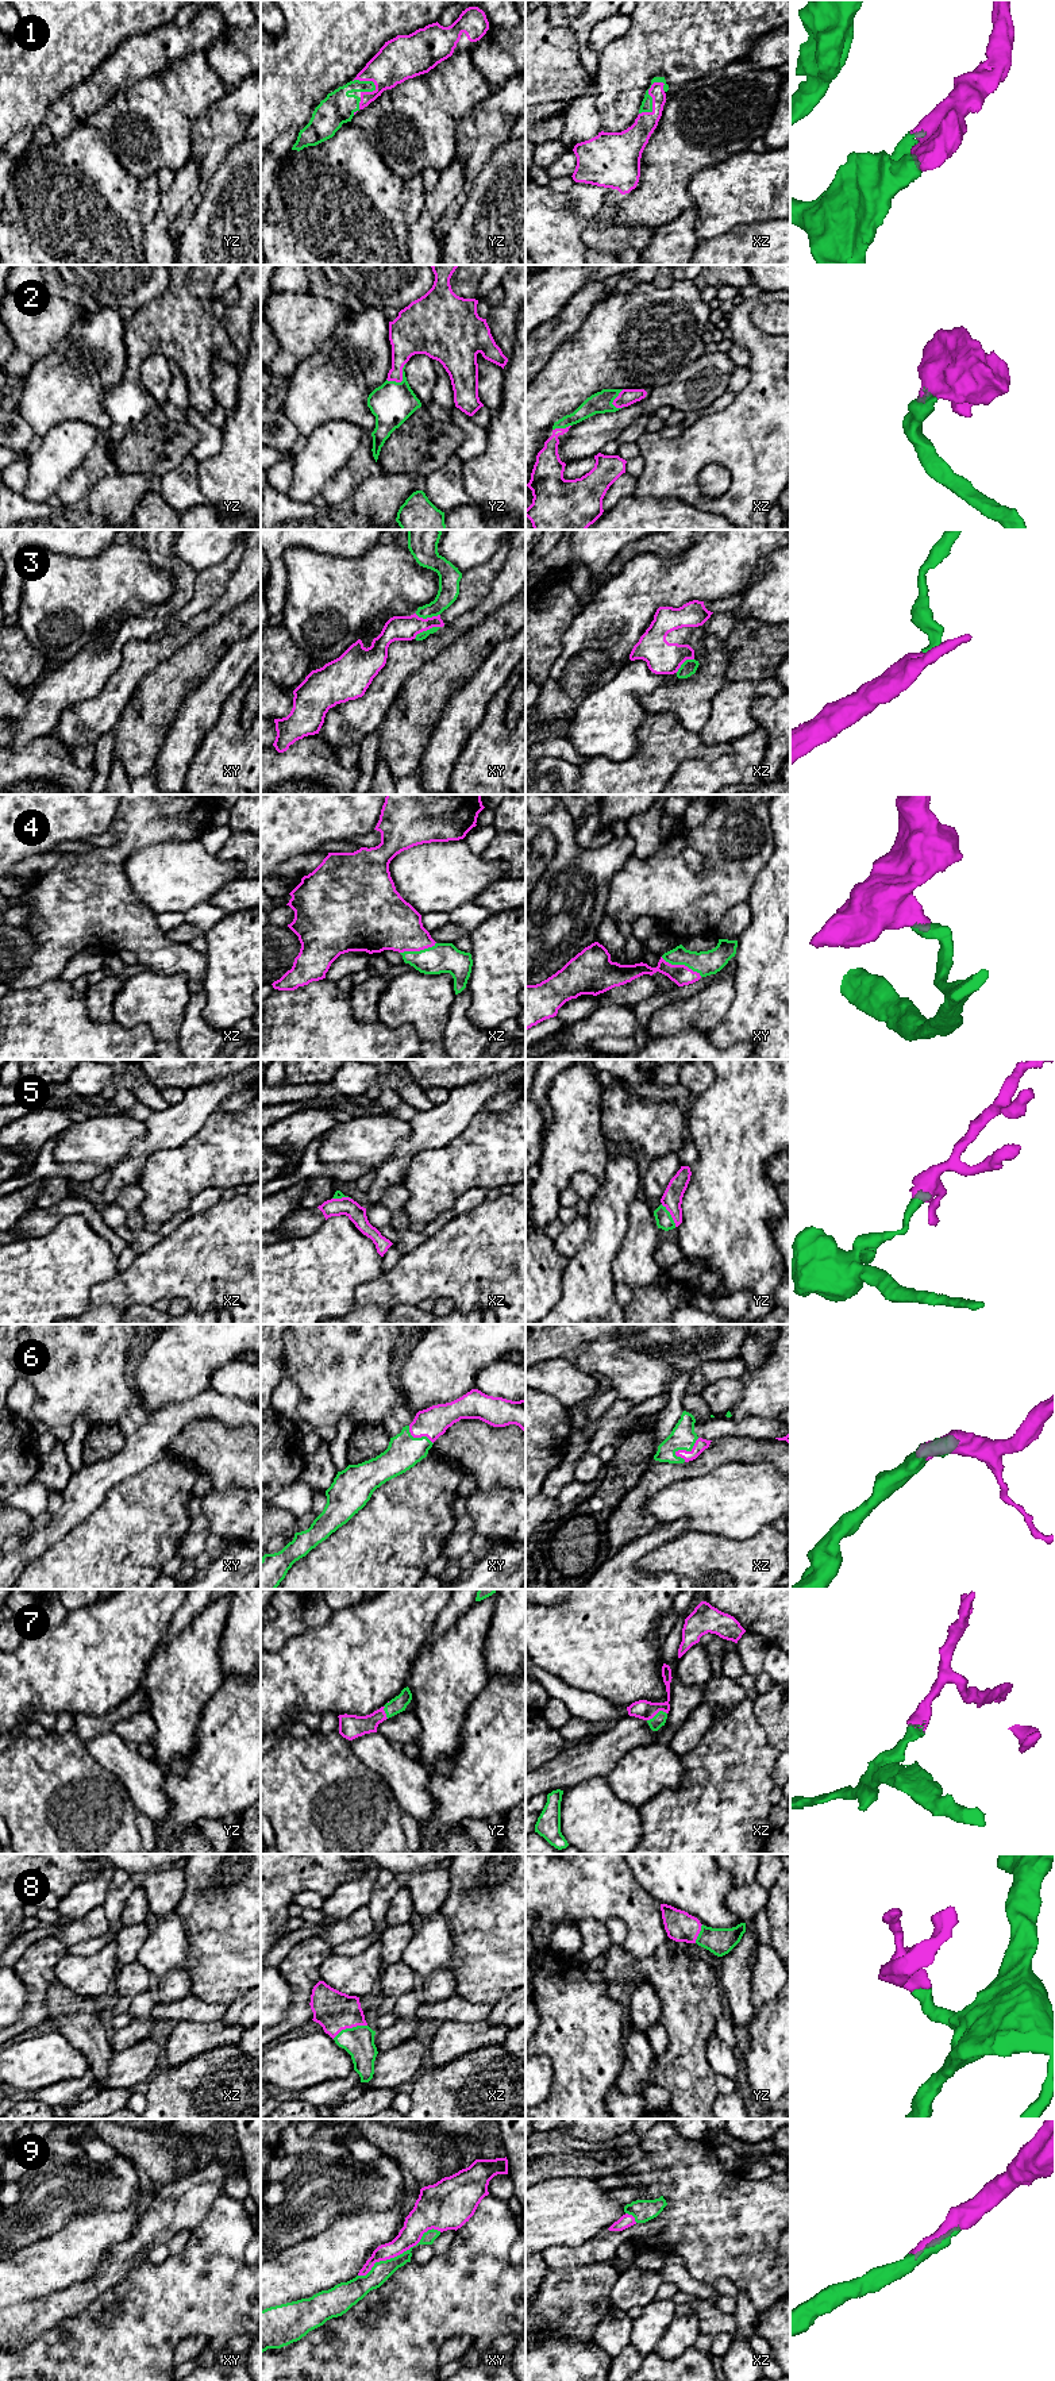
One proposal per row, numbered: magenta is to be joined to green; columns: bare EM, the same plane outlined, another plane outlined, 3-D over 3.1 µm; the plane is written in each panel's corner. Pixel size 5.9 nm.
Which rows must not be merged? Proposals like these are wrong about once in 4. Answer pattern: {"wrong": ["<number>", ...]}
{"wrong": ["3", "5"]}

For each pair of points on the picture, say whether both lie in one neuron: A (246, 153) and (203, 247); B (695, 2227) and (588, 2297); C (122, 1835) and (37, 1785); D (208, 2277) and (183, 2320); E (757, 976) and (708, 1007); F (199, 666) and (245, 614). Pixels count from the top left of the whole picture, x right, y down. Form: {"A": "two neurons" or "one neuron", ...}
{"A": "one neuron", "B": "two neurons", "C": "one neuron", "D": "one neuron", "E": "two neurons", "F": "one neuron"}

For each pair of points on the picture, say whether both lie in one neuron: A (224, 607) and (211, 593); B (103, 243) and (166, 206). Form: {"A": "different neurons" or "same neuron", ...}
{"A": "different neurons", "B": "different neurons"}

